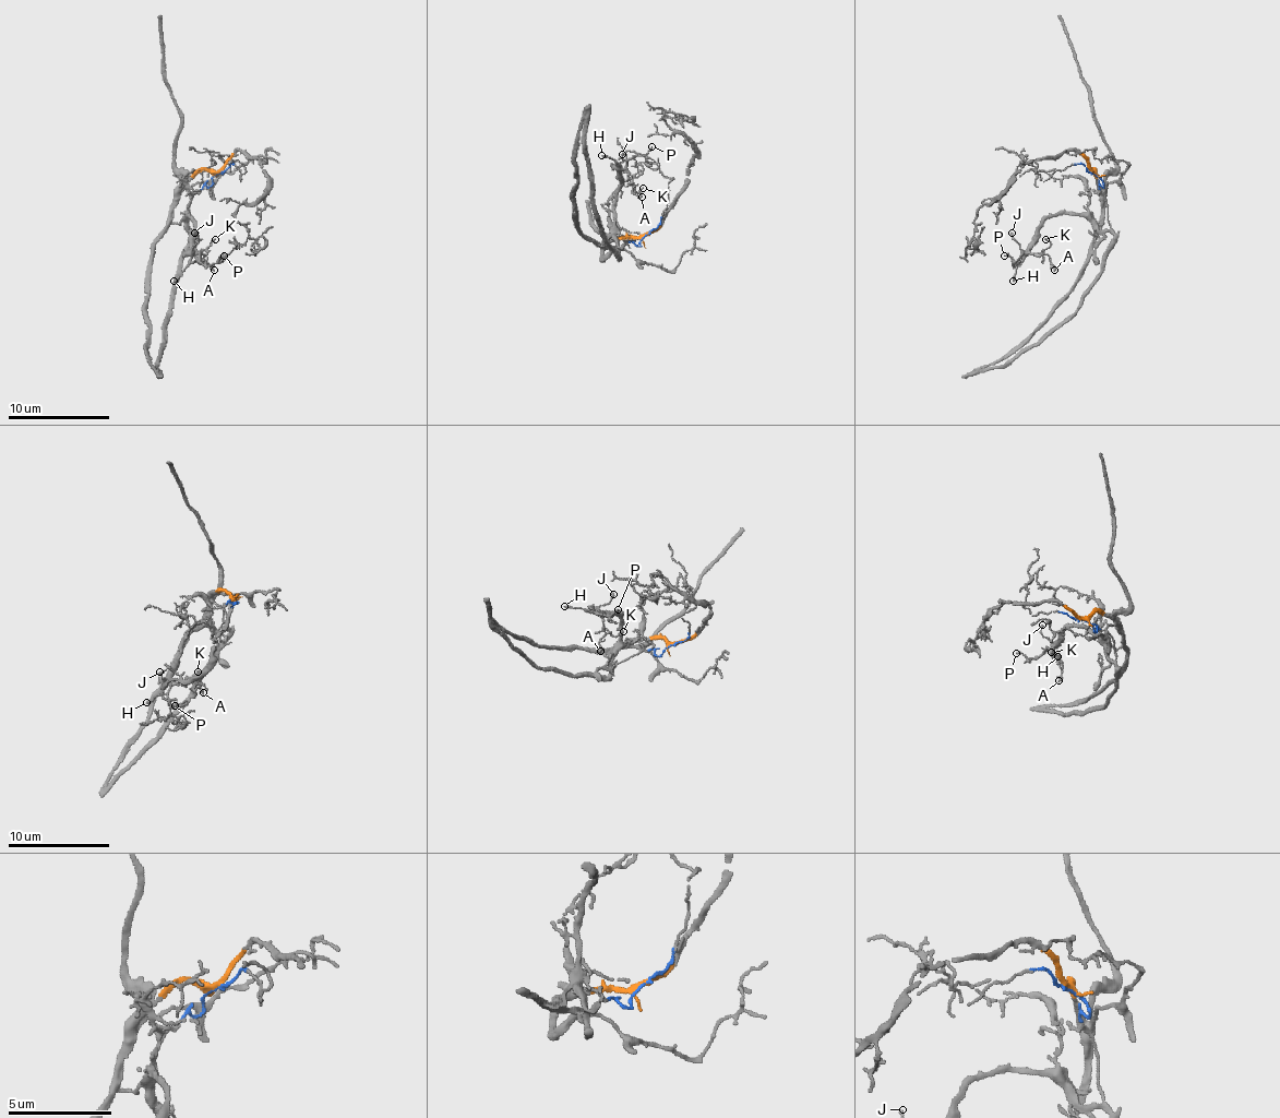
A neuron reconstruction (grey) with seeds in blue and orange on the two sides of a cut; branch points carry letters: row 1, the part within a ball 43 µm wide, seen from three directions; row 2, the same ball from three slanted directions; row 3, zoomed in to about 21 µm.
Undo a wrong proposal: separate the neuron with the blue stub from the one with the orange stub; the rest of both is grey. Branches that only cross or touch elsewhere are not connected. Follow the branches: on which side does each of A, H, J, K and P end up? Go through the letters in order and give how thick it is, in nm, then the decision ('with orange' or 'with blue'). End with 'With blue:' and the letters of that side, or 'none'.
A: 150 nm thick; with blue
H: 150 nm thick; with blue
J: 120 nm thick; with blue
K: 110 nm thick; with blue
P: 110 nm thick; with blue
With blue: A, H, J, K, P

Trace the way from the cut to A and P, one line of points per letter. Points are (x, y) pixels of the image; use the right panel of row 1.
A: (1092, 173), (1103, 183), (1111, 227), (1098, 229), (1077, 214), (1052, 214), (1029, 250), (1047, 254), (1054, 270)
P: (1092, 173), (1103, 183), (1108, 229), (1077, 214), (1052, 214), (1014, 265), (1004, 254)

